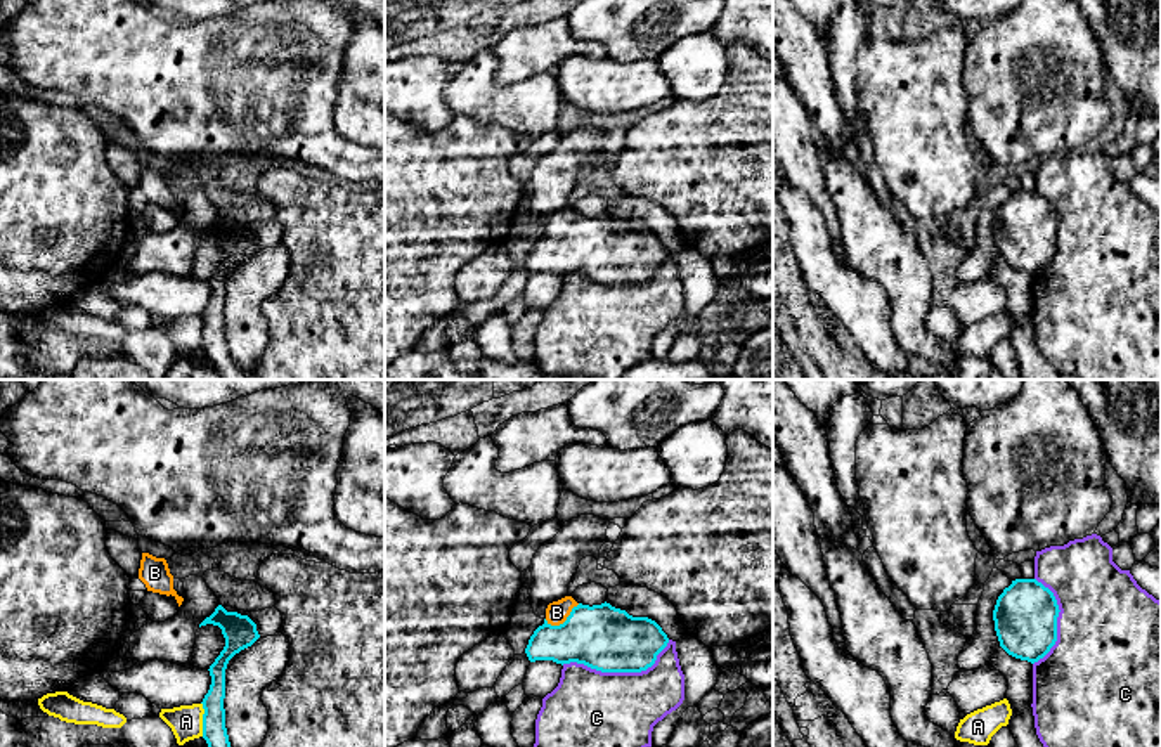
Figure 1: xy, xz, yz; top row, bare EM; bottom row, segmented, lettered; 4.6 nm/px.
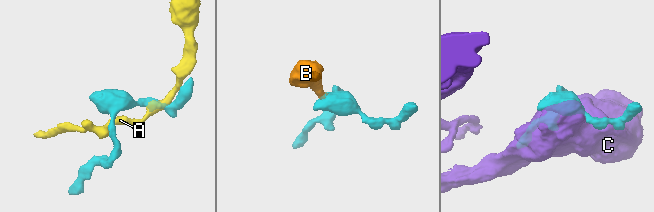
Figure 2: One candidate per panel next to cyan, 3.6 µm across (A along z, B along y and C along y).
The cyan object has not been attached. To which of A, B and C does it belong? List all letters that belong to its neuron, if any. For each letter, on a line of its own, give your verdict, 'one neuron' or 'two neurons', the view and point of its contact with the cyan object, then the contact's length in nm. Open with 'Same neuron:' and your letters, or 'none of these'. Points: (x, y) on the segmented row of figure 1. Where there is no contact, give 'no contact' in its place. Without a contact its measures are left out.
Same neuron: B
A: two neurons; meets cyan in xy at (203, 720); contact 160 nm long
B: one neuron; meets cyan in xz at (565, 621); contact 180 nm long
C: two neurons; meets cyan in xz at (619, 671); contact 500 nm long

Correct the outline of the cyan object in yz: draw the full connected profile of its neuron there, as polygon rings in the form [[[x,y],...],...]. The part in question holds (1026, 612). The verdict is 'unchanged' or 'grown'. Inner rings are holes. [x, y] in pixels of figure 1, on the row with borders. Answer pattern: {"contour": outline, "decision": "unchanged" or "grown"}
{"contour": [[[1012,581],[993,610],[1000,646],[1015,659],[1038,662],[1057,641],[1059,612],[1054,593],[1041,582]]], "decision": "unchanged"}

